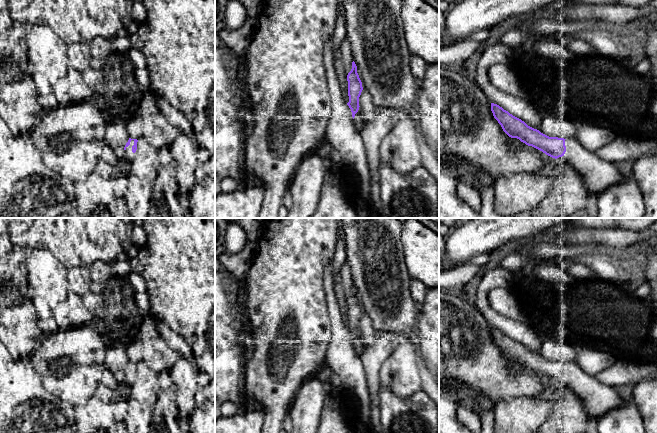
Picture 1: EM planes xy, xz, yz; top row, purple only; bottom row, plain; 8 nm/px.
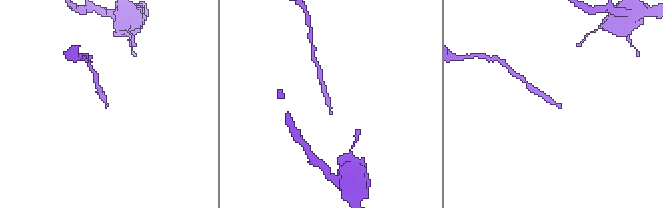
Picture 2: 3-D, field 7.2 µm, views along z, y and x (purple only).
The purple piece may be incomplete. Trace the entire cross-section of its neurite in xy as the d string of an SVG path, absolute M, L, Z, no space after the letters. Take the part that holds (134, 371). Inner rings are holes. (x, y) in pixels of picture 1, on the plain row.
M129 362L128 366L126 367L125 371L124 371L124 384L127 386L130 386L131 383L134 380L134 377L137 374L137 363L131 363Z

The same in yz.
M491 327L491 335L509 361L517 362L552 382L564 380L581 398L588 413L597 419L625 401L617 395L613 387L585 374L575 361L549 361L494 327Z

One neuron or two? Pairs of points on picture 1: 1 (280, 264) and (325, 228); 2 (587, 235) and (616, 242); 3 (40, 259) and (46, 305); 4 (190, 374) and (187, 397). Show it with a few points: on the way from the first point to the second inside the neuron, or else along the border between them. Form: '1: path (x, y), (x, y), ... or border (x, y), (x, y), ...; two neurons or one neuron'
1: path (291, 253), (314, 230); one neuron
2: border (594, 229), (594, 238), (582, 246); two neurons
3: path (44, 270), (46, 273), (46, 294); one neuron
4: path (187, 380), (187, 391); one neuron

